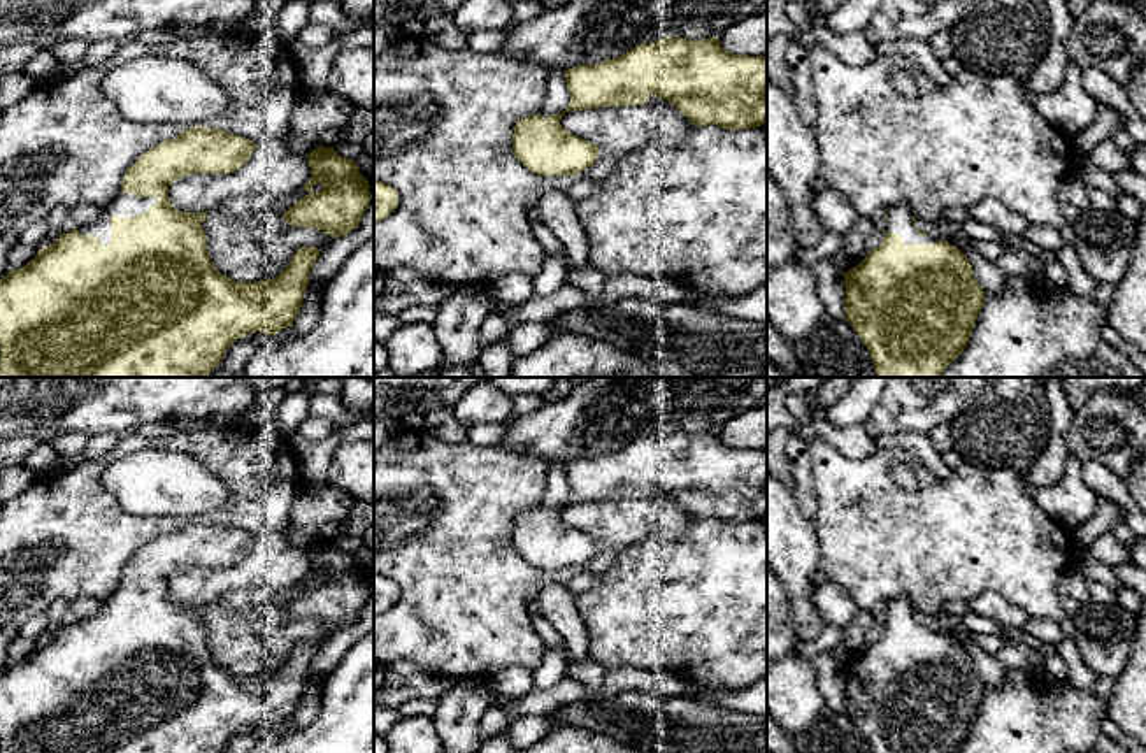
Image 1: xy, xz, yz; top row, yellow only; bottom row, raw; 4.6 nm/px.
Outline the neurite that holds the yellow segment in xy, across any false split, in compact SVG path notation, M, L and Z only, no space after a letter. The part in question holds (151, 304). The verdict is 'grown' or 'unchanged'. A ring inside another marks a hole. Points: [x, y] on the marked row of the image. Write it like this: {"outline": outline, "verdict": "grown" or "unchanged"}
{"outline": "M184 128L139 156L125 172L121 193L102 209L97 223L74 226L26 265L9 270L0 279L0 377L207 377L242 335L263 332L272 337L291 326L321 249L298 249L272 279L230 281L207 251L202 223L209 211L181 212L168 197L168 186L184 176L239 170L254 147L253 140L218 128Z", "verdict": "grown"}

